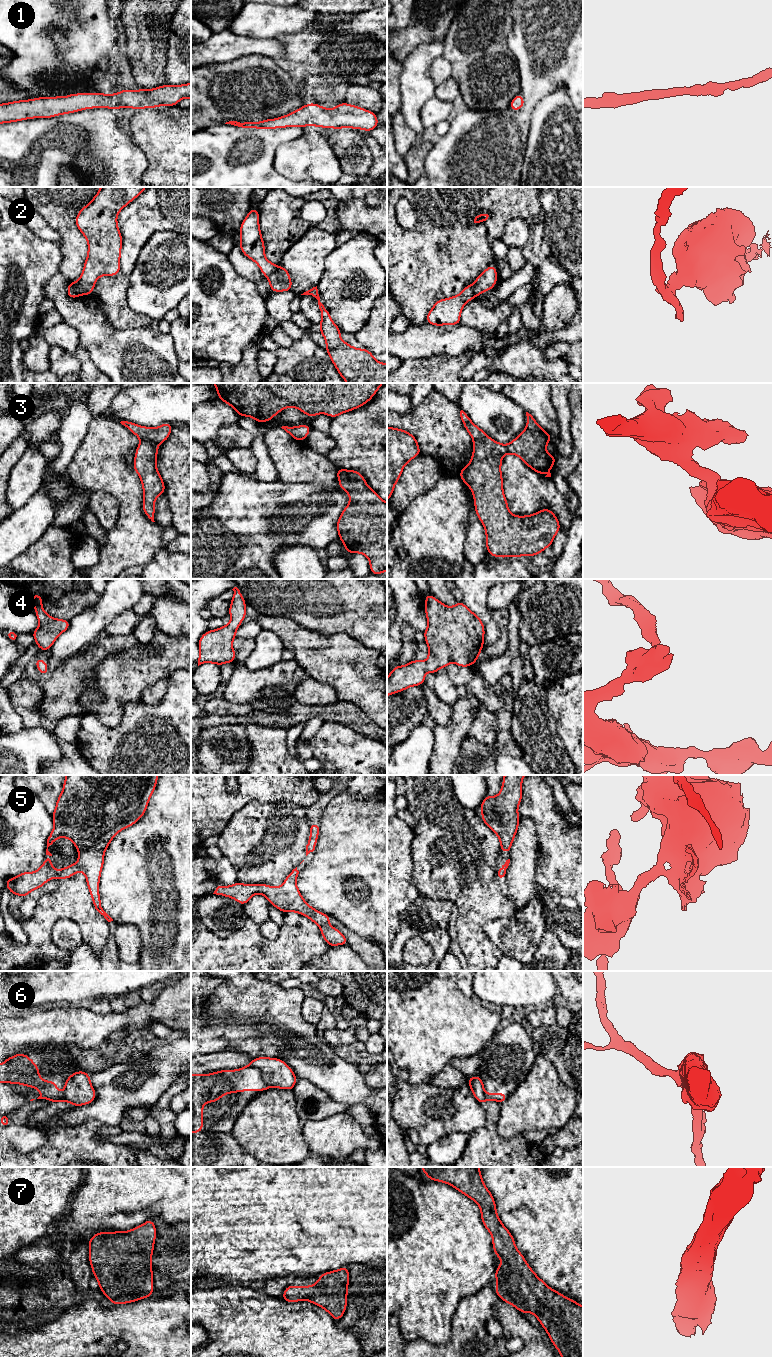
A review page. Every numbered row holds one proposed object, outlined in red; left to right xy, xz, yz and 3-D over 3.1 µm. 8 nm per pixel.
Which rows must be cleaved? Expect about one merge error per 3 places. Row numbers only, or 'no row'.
2, 3, 6

